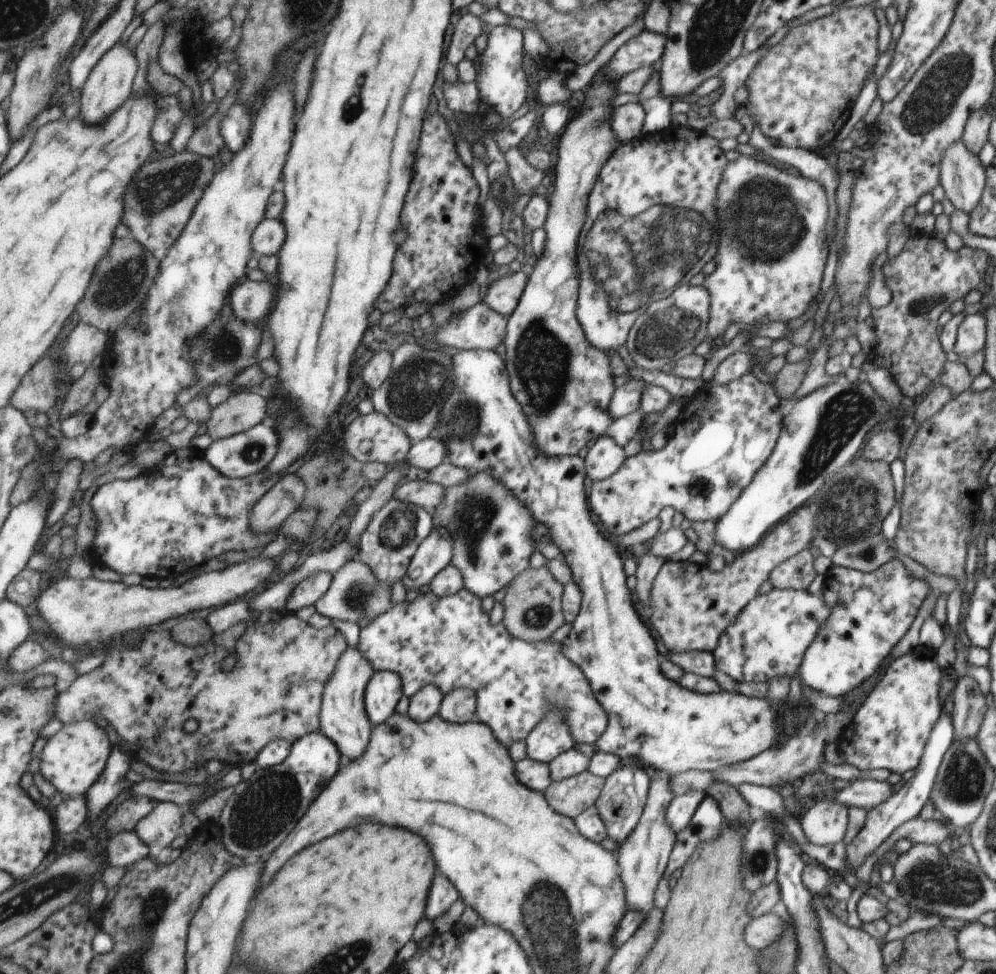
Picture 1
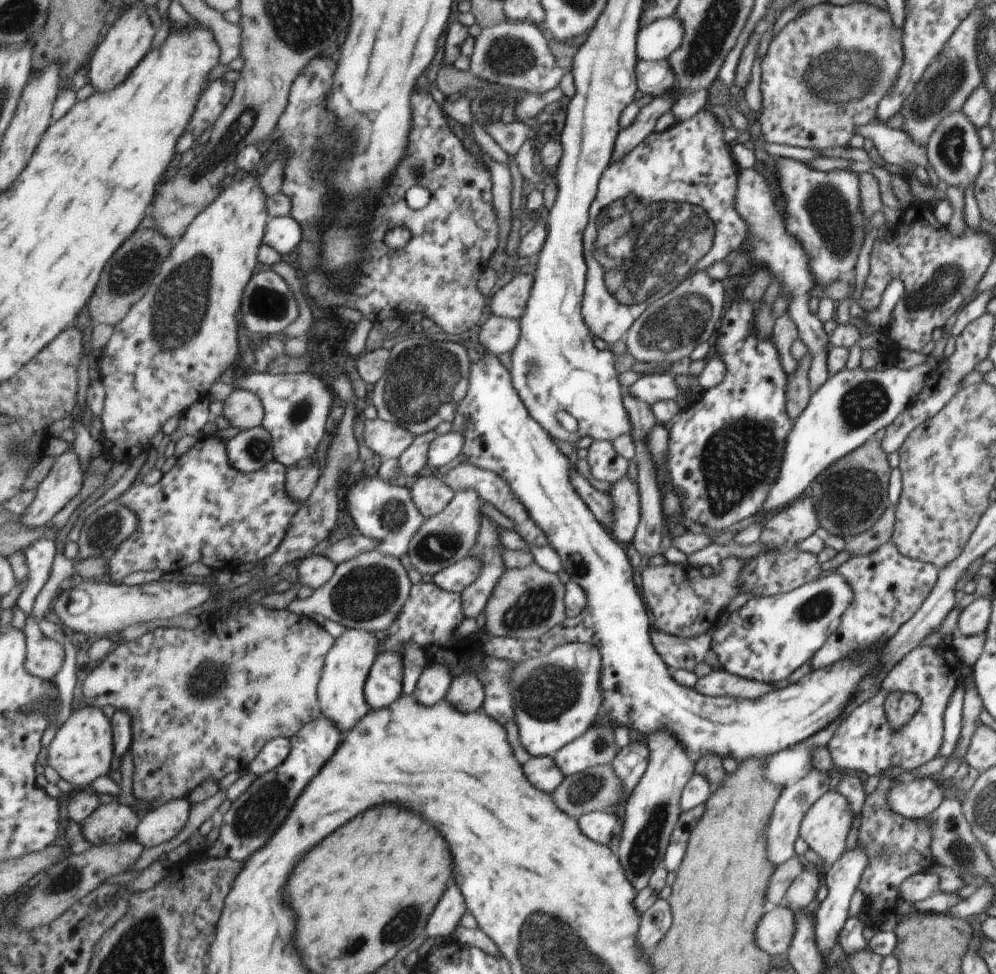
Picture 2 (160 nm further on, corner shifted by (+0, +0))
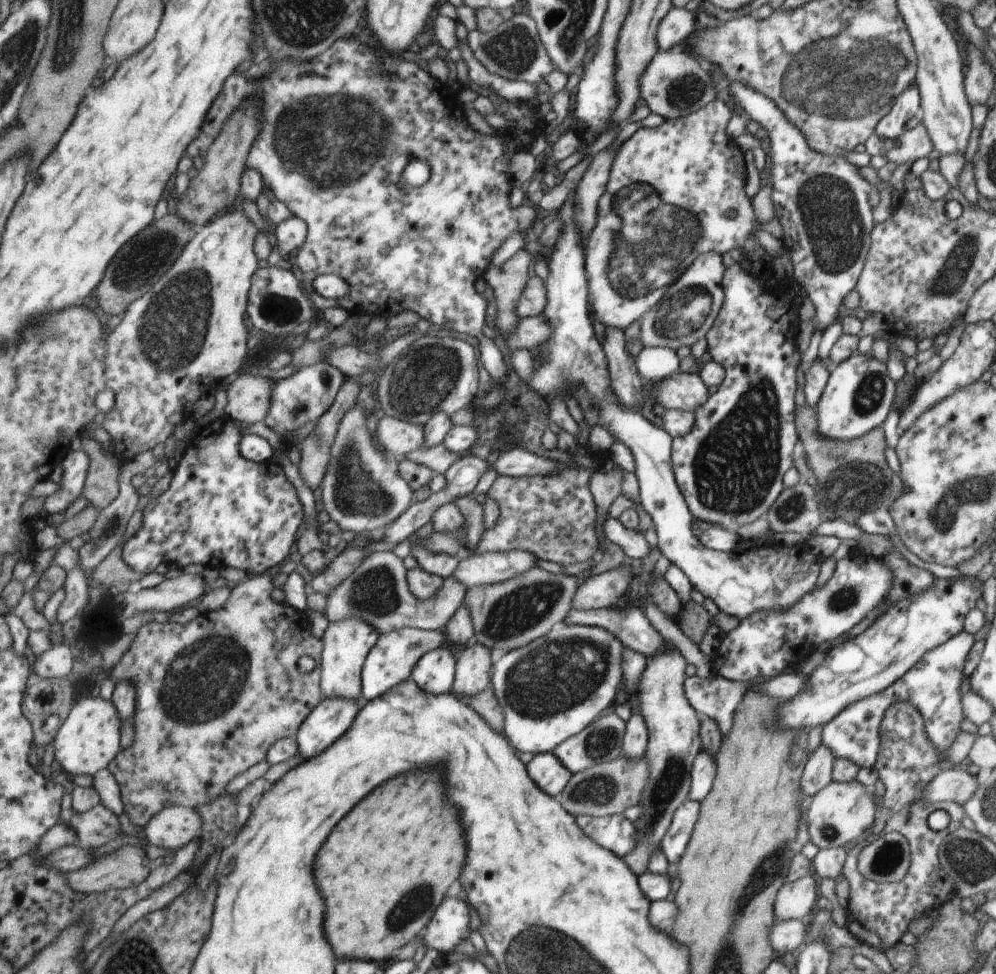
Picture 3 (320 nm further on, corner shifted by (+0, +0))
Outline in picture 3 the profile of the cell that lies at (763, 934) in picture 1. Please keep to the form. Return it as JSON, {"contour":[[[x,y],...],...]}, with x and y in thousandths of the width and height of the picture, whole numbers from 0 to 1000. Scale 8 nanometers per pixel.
{"contour":[[[788,943],[778,946],[772,954],[771,964],[781,979],[798,975],[809,962],[809,952],[802,944]]]}

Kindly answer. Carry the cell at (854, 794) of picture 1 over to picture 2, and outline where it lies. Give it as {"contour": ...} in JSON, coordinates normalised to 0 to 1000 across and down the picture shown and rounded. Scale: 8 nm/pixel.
{"contour":[[[938,798],[917,800],[913,805],[896,803],[890,815],[890,824],[898,835],[912,841],[925,841],[936,835],[945,825],[947,809],[943,807]]]}

